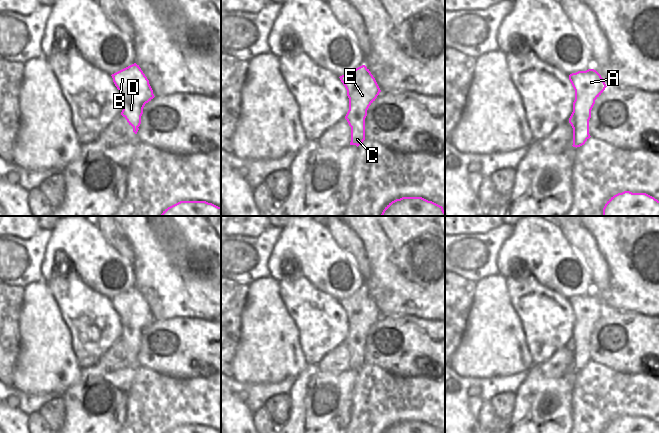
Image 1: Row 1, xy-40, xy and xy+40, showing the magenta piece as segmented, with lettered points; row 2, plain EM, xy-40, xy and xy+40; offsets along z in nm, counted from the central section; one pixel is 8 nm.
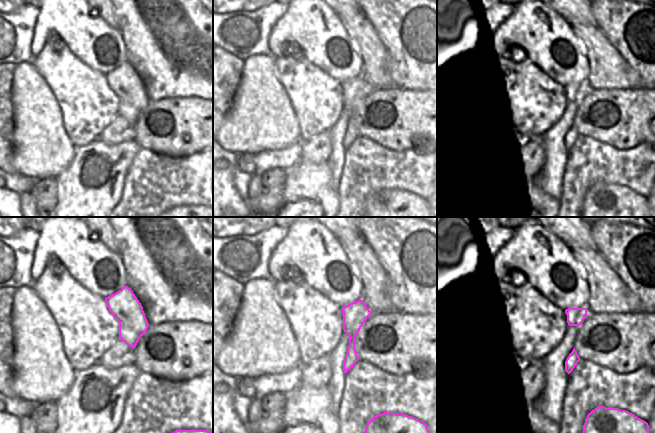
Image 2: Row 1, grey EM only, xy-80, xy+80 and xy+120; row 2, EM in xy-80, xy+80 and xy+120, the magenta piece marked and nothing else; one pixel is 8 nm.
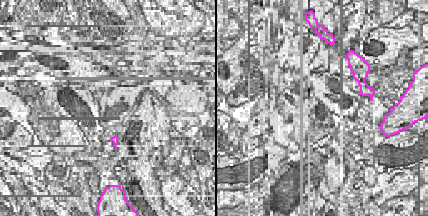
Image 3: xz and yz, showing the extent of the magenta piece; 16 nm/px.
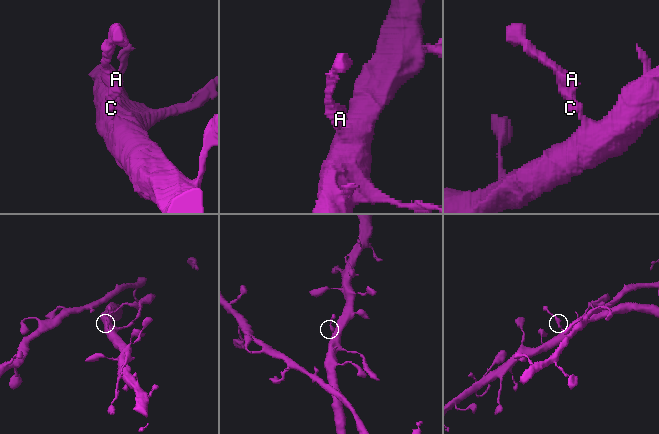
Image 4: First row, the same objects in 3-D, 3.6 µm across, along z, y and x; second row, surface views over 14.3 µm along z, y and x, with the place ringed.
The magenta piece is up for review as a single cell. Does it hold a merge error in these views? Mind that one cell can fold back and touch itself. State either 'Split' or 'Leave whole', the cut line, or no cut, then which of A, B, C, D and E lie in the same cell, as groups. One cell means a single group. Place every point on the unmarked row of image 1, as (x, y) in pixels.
Split. Split along xy+40 (588, 350), (575, 351), (573, 353). Groups: A B D E / C

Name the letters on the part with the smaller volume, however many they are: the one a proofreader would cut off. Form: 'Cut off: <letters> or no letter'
Cut off: A, B, D, E

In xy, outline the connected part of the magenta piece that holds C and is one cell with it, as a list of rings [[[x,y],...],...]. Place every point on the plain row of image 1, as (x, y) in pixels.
[[[351,351],[351,366],[350,369],[357,371],[365,364],[365,351]]]

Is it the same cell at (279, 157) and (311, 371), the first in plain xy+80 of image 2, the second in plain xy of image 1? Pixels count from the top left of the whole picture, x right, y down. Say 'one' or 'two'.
two

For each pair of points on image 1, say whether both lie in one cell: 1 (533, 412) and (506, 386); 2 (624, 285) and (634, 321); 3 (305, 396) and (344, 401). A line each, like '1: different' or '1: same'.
1: different
2: different
3: same

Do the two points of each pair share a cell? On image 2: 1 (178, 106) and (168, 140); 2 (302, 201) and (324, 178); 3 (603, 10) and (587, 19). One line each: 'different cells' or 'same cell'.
1: same cell
2: same cell
3: different cells

